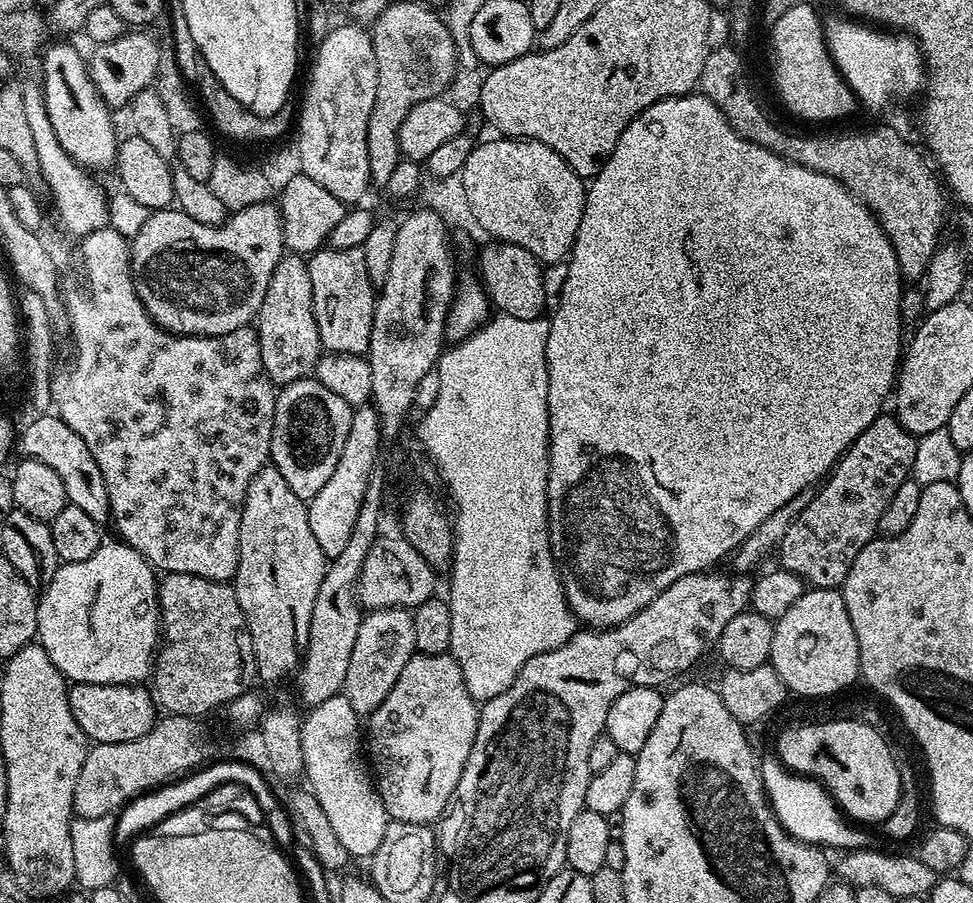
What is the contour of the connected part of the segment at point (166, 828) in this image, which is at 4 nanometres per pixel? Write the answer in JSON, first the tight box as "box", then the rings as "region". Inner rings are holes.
{"box":[138,783,274,846],"region":[[[224,783],[195,803],[173,813],[149,831],[141,834],[138,840],[188,840],[188,836],[200,836],[208,832],[234,834],[240,832],[242,838],[257,840],[258,846],[274,843],[267,825],[263,822],[261,807],[257,799],[241,784]]]}

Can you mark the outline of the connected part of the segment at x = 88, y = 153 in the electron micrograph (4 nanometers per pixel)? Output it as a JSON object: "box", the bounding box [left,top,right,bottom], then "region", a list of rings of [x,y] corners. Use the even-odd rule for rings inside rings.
{"box":[42,43,118,169],"region":[[[49,43],[42,52],[44,58],[44,76],[42,85],[46,114],[50,124],[58,136],[62,149],[79,164],[81,168],[111,169],[116,162],[116,146],[118,135],[112,125],[113,109],[104,103],[100,93],[92,84],[92,77],[88,74],[85,57],[72,44]]]}

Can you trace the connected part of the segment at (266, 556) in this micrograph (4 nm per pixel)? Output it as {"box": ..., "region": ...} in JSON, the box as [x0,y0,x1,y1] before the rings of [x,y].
{"box":[234,467,326,684],"region":[[[264,467],[257,476],[252,477],[246,490],[240,523],[240,557],[234,577],[238,606],[242,606],[246,626],[252,635],[256,674],[261,681],[276,684],[299,669],[310,638],[310,614],[314,614],[314,597],[318,594],[318,586],[322,586],[325,567],[326,557],[322,554],[322,546],[318,546],[310,530],[306,501],[290,490],[286,478],[282,478],[277,468]]]}

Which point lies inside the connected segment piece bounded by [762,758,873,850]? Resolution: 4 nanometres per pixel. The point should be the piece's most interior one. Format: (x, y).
(806, 811)

